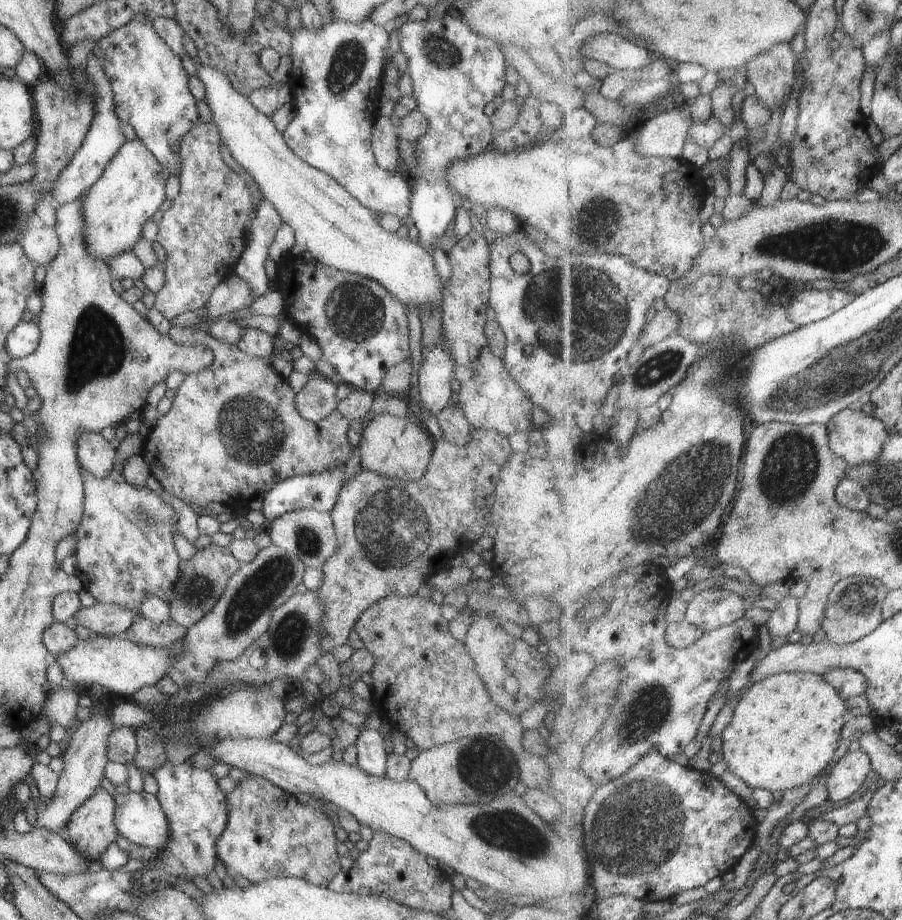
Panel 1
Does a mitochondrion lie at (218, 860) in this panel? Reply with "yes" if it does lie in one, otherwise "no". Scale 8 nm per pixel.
no

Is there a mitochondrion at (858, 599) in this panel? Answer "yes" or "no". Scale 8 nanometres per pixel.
yes

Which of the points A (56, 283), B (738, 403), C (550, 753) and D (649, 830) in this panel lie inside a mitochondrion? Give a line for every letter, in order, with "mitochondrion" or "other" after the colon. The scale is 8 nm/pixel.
A: other
B: other
C: other
D: mitochondrion

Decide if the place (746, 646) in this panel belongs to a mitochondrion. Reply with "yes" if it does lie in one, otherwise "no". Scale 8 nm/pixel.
no

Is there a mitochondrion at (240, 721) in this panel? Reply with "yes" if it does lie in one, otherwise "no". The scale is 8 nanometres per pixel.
no

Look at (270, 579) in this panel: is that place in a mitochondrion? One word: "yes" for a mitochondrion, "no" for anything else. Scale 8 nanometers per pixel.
yes

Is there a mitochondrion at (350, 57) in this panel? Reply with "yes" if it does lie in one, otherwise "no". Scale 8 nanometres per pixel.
yes

